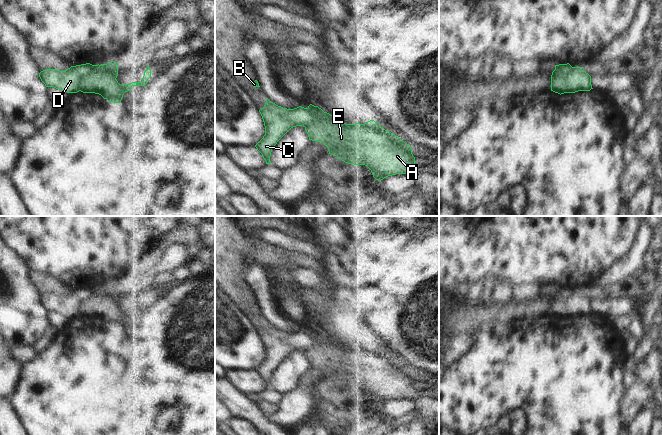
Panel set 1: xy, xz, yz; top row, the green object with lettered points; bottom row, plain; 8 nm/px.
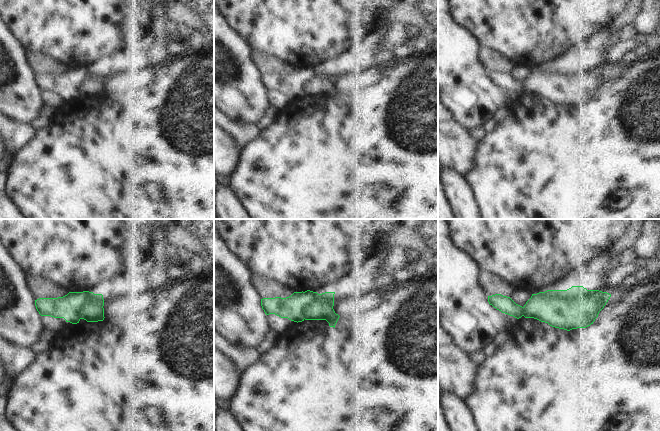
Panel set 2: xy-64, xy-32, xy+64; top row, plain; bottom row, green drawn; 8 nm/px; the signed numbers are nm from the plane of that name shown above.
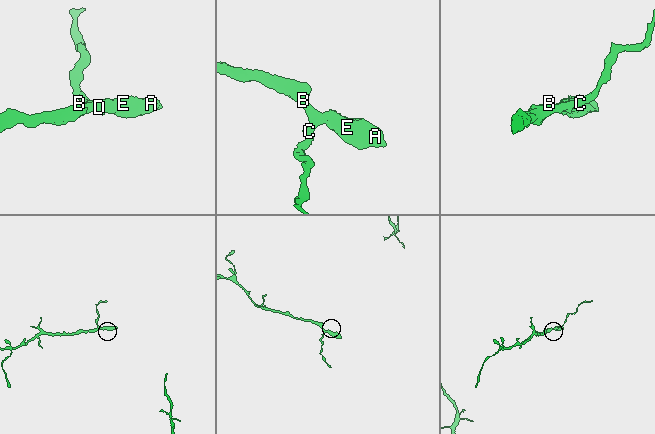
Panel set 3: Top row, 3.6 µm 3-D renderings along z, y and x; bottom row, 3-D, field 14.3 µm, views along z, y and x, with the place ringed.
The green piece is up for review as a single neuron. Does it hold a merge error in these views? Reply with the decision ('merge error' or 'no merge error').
merge error

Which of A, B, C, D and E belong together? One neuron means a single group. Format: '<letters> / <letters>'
A E / B C D

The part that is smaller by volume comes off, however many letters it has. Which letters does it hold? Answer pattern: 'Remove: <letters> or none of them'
Remove: A, E

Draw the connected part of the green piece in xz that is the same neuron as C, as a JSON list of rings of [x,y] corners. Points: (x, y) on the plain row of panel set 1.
[[[268,322],[259,336],[264,346],[265,359],[255,371],[262,378],[266,388],[271,388],[272,372],[291,352],[309,350],[314,342],[309,332],[299,330],[294,333],[287,333],[276,329]]]

